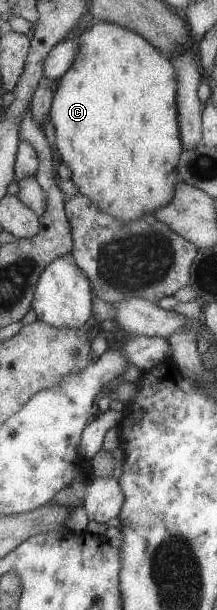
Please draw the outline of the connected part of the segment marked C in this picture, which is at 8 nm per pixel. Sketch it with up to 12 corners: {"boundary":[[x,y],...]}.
{"boundary":[[95,21],[55,87],[56,154],[124,223],[174,197],[176,71]]}

